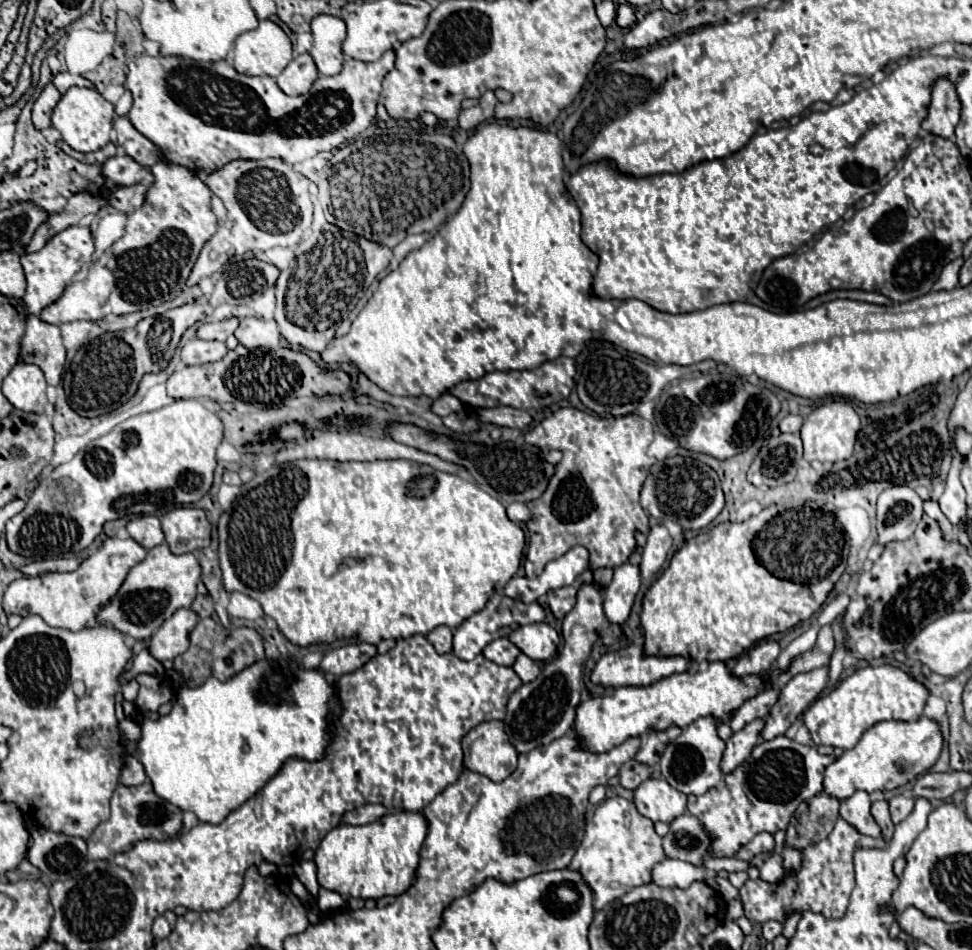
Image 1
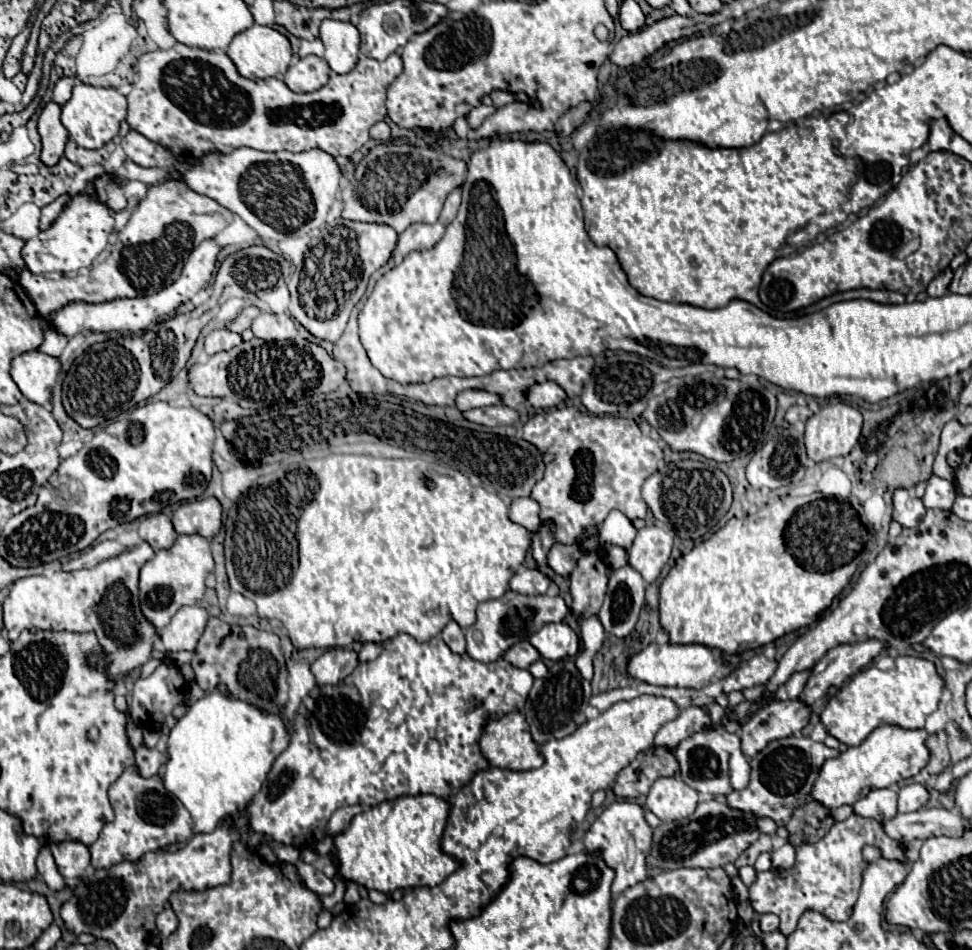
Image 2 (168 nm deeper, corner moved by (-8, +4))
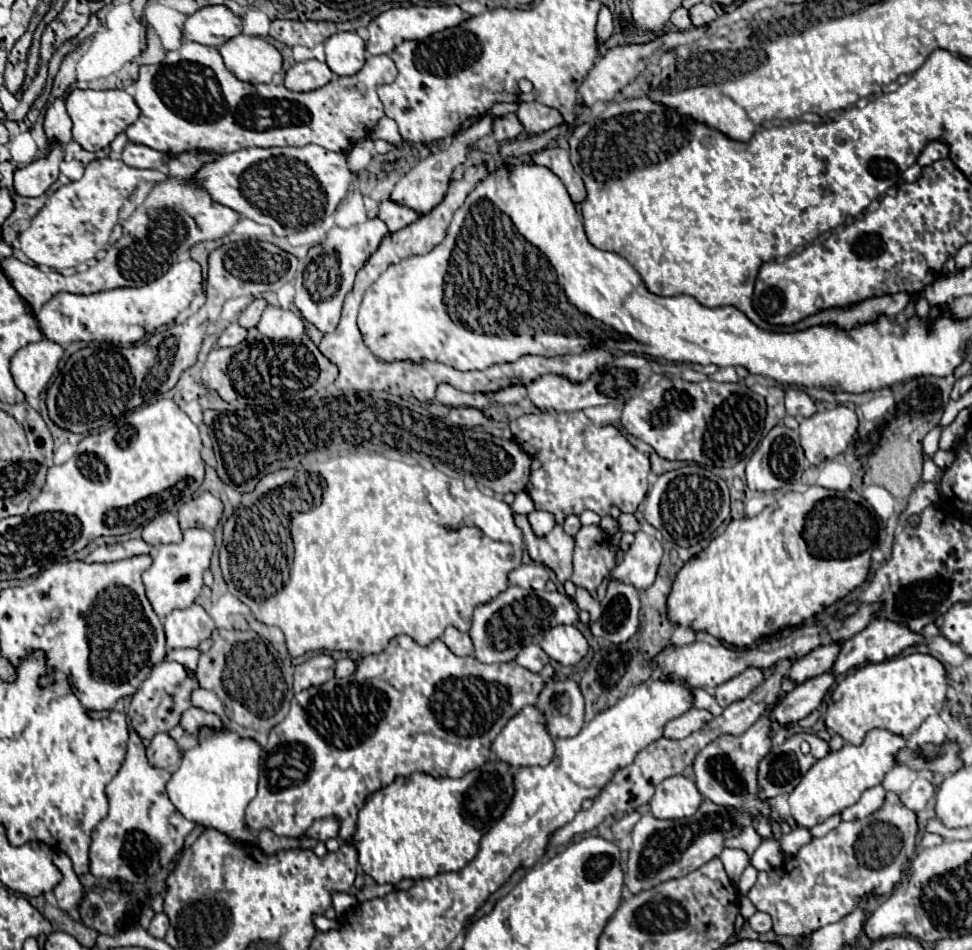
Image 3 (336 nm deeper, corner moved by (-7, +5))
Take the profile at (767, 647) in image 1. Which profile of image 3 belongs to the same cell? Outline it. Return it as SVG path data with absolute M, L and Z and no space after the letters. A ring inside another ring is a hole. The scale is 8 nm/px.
M747 668L745 672L741 672L739 676L723 682L721 686L717 686L717 702L721 708L749 696L757 686L761 686L763 682L763 672L757 668Z

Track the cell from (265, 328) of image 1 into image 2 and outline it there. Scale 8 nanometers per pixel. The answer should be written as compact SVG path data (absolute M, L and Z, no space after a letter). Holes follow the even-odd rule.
M260 313L252 323L252 333L264 341L286 341L296 337L294 323L288 315L272 315Z

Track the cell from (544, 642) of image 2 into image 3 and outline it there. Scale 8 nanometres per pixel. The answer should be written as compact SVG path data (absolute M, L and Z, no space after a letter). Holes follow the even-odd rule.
M555 626L541 642L549 658L563 666L575 666L587 654L587 640L575 626Z

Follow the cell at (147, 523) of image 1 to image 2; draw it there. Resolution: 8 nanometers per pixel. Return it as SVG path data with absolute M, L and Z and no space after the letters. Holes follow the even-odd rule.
M163 512L143 517L138 531L140 531L140 537L146 543L150 543L154 549L168 549L176 539L176 531L172 527L172 521Z

